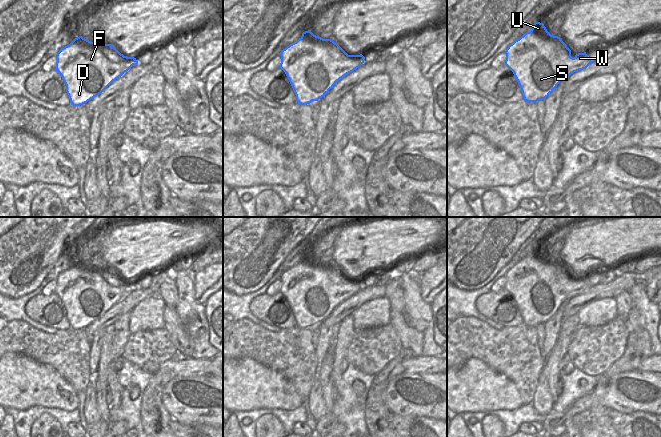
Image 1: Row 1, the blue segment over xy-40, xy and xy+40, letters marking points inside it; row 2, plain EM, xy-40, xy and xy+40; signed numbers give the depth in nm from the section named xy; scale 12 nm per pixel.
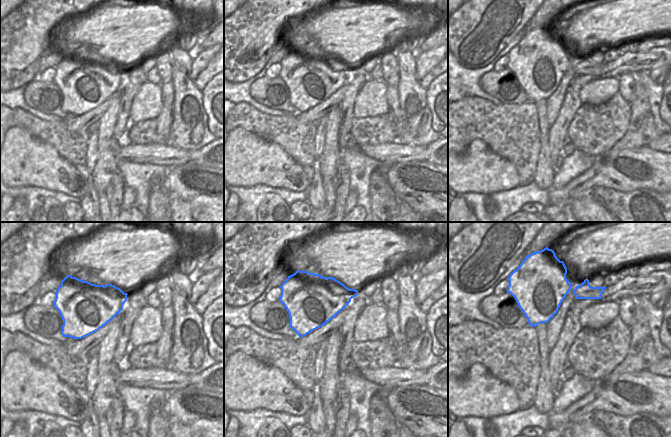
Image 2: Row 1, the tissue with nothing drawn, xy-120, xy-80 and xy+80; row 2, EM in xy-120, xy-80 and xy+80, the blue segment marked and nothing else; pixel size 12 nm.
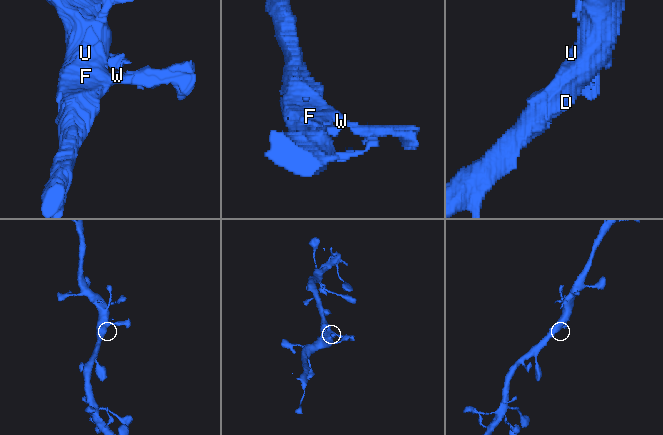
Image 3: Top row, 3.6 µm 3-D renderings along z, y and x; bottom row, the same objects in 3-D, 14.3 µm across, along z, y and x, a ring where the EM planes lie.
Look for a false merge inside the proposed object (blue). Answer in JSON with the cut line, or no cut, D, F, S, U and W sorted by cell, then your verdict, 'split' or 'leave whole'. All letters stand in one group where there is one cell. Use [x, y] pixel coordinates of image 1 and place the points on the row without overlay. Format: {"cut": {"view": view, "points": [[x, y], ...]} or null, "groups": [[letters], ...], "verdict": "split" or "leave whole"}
{"cut": null, "groups": [["D", "F", "S", "U", "W"]], "verdict": "leave whole"}

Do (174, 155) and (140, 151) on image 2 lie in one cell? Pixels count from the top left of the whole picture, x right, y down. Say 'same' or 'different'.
same

